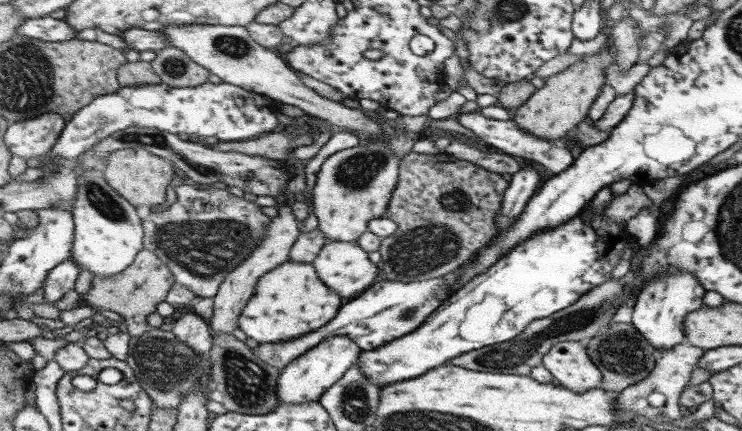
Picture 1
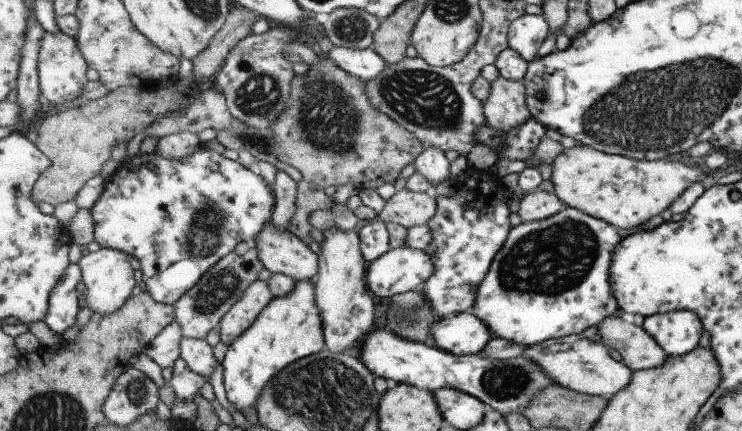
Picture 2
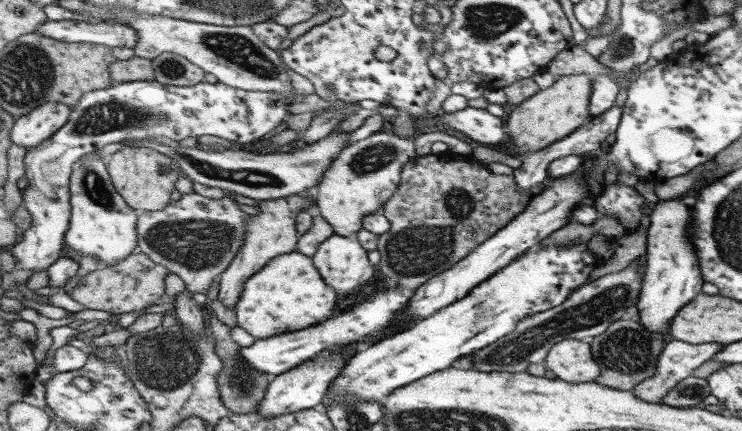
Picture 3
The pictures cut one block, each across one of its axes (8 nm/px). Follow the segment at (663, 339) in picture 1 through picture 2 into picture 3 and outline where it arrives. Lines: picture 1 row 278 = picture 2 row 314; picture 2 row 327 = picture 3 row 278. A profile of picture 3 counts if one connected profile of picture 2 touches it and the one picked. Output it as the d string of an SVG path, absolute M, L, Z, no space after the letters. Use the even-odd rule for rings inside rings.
M681 195L669 200L657 200L651 206L650 223L646 232L646 263L636 299L638 324L660 339L661 335L670 335L669 323L672 318L701 293L703 284L689 234L691 206L684 203L684 198Z

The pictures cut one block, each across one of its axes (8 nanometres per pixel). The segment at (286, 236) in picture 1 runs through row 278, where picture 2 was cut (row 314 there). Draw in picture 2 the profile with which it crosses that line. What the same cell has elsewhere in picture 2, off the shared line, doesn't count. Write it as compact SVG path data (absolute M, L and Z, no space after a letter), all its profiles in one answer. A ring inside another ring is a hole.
M257 280L247 288L243 298L227 312L223 318L220 330L222 343L231 346L235 340L239 340L245 332L257 322L265 308L269 308L275 300L270 285L265 280Z

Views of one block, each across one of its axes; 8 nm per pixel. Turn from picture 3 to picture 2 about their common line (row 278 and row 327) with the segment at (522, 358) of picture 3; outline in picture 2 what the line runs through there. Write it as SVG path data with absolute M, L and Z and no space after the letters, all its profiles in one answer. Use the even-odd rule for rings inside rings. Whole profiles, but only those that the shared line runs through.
M613 314L605 318L598 328L603 344L607 344L617 359L632 372L657 368L667 358L655 340L627 316Z

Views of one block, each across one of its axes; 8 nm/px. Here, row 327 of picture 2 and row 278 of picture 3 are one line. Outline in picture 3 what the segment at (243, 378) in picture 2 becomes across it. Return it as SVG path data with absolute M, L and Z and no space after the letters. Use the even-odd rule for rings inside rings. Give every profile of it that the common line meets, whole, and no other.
M297 250L289 254L281 254L281 257L268 263L261 273L246 282L246 290L235 310L237 325L252 335L255 340L298 332L322 324L323 321L333 317L340 300L341 296L338 292L328 286L326 280L322 278L314 260Z

